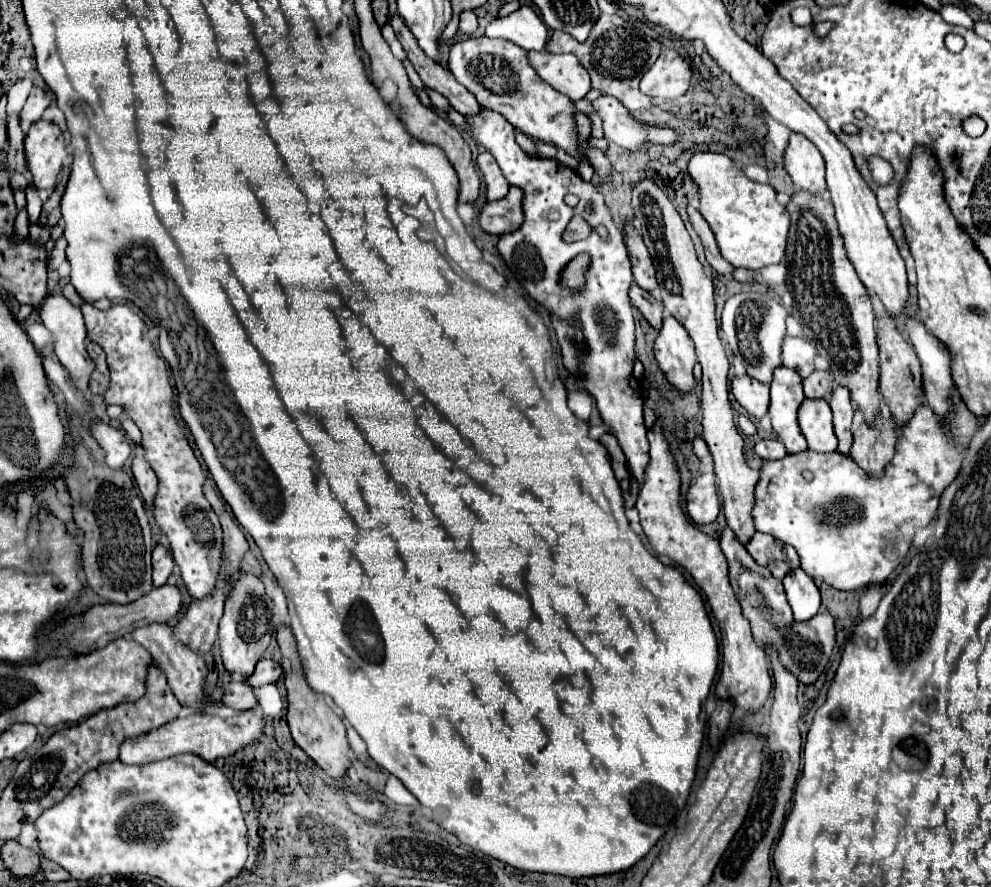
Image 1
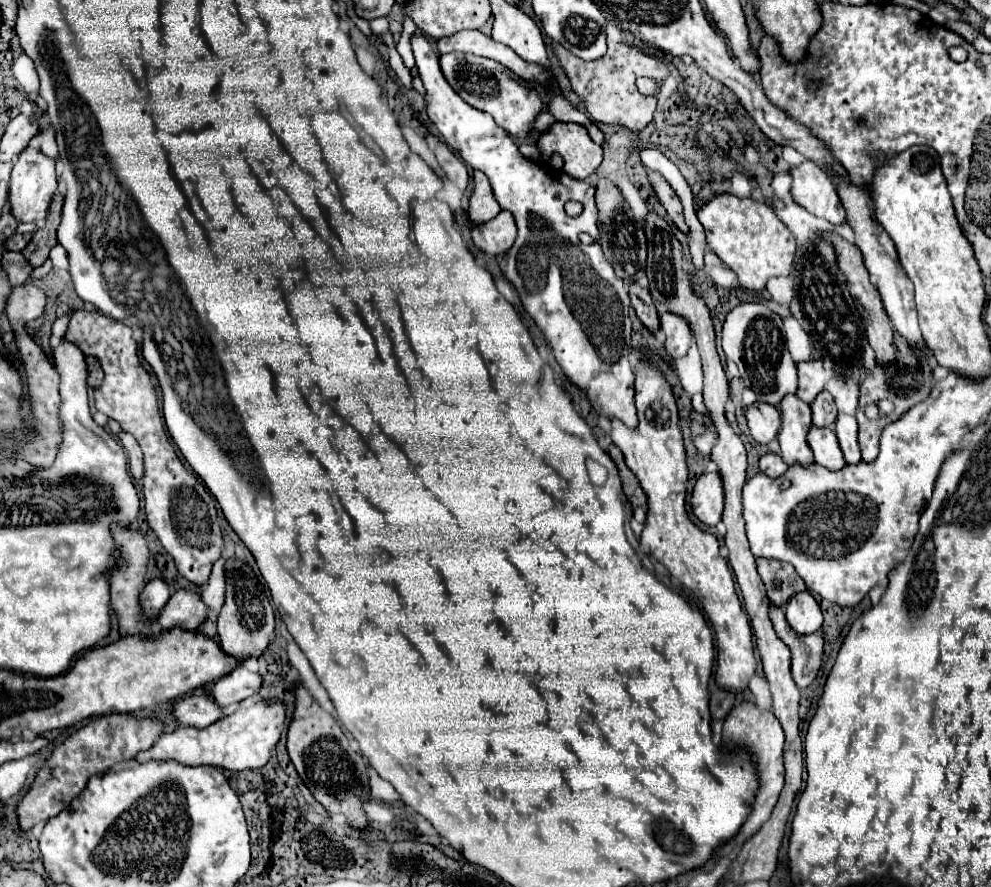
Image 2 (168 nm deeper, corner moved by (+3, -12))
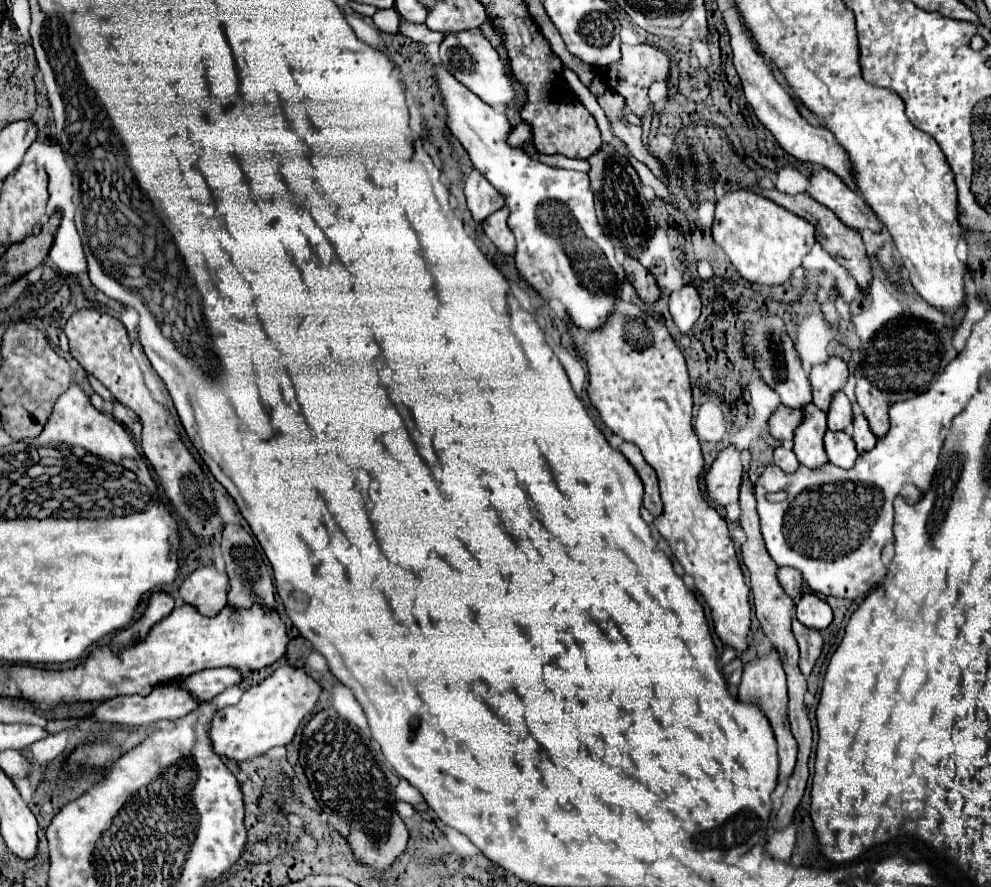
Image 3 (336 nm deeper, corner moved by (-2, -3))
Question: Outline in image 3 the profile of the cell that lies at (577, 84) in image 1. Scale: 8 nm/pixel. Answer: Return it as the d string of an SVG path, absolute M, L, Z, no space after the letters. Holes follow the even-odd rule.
M408 20L400 22L398 32L404 34L406 38L410 38L410 40L416 40L416 42L422 42L422 44L440 44L442 38L444 38L444 34L432 32L430 28L426 28L426 24L416 24L416 22L408 22Z

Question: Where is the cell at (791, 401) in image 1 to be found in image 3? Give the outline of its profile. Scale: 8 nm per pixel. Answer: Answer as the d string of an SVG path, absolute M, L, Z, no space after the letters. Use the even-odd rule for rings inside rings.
M814 404L804 408L804 424L796 430L794 436L794 454L798 460L808 468L820 468L828 462L826 450L824 450L824 434L828 430L826 414L816 410Z

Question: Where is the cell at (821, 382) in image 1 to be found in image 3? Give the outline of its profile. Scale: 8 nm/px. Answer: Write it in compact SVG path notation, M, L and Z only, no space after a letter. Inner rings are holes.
M838 392L832 400L832 408L828 410L828 428L846 430L852 424L852 402L844 392Z

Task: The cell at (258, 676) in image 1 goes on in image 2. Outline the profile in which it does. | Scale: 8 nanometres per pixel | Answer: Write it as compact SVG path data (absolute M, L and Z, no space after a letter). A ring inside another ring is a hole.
M239 665L235 671L231 671L229 675L221 677L215 683L211 695L215 697L217 705L229 707L259 693L261 685L263 685L263 677L259 673L251 673L247 667Z

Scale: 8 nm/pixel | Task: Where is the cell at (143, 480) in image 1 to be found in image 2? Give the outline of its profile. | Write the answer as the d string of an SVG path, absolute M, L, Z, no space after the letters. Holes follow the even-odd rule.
M119 433L119 441L125 447L125 453L129 457L129 471L133 475L133 479L137 479L137 483L141 483L145 469L143 469L143 455L141 455L139 443L129 433Z

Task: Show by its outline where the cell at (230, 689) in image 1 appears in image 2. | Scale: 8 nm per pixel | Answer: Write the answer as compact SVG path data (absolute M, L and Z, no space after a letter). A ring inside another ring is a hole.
M191 695L185 699L177 699L175 717L181 725L207 727L223 717L223 709L207 695Z

